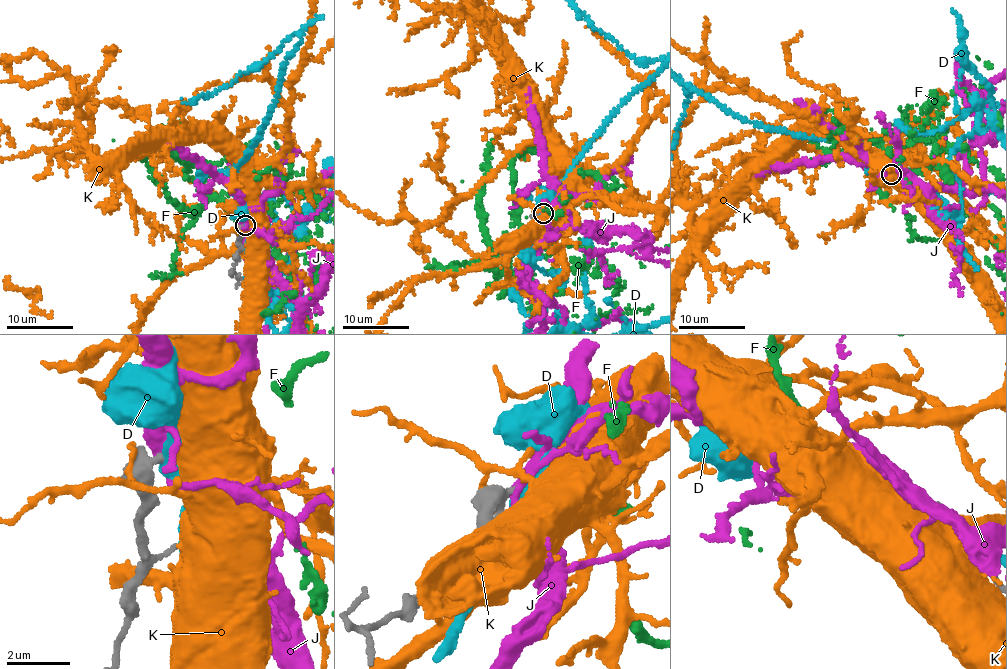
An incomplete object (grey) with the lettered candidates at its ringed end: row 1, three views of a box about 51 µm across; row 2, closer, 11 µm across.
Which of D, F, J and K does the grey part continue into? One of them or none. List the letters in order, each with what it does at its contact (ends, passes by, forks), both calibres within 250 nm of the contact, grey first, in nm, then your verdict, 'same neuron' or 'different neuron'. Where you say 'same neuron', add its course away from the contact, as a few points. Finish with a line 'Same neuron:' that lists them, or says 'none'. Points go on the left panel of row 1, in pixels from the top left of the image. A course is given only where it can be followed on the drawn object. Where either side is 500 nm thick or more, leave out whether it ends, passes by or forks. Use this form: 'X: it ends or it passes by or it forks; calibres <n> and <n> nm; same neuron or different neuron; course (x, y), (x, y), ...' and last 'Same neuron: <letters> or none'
D: it passes by; calibres 340 and 360 nm; different neuron
F: it ends; calibres 400 and 280 nm; same neuron
J: calibres 360 and 600 nm; different neuron
K: calibres 300 and 550 nm; different neuron
Same neuron: F

